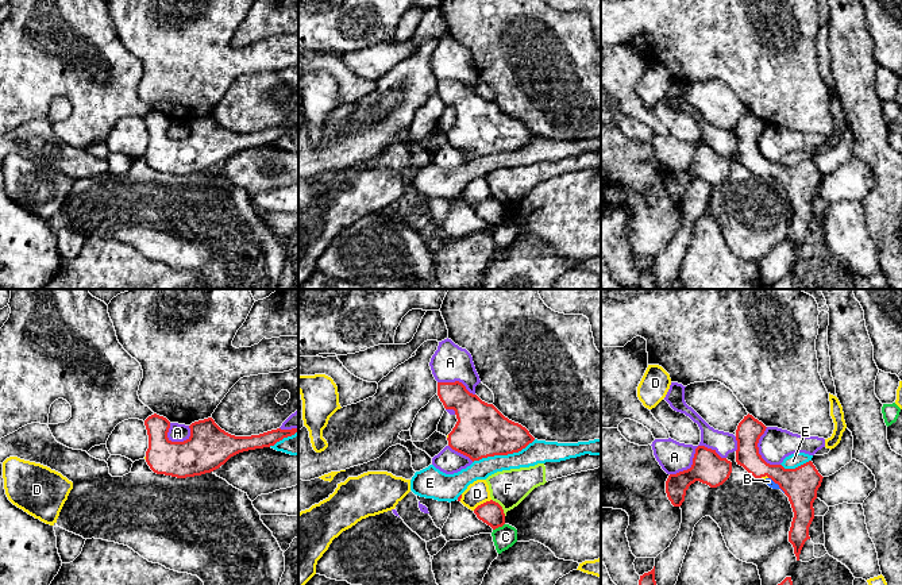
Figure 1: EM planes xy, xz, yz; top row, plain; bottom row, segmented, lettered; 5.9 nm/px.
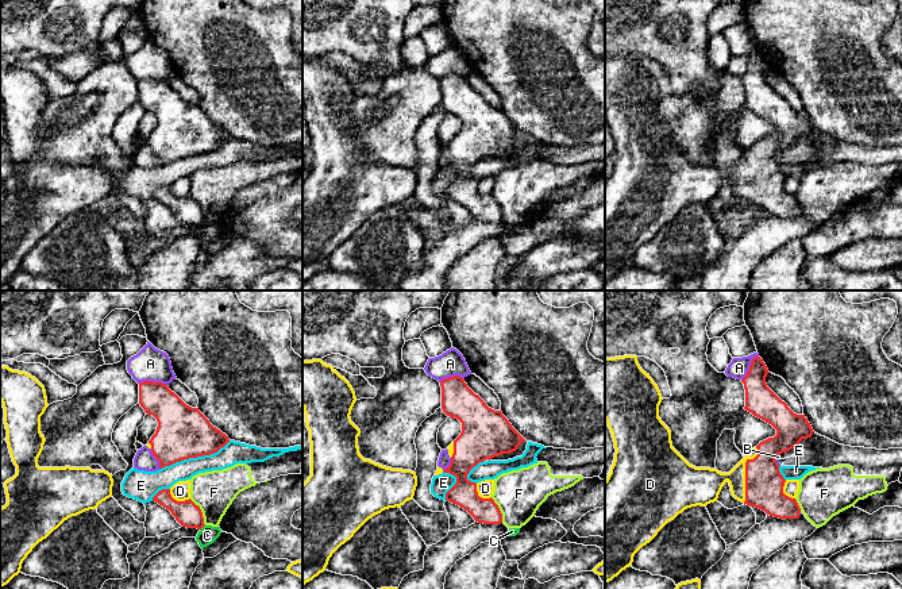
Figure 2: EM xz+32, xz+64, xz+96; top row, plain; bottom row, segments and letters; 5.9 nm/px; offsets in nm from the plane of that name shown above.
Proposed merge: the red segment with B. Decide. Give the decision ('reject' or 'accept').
reject

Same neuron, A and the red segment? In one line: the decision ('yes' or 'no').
no

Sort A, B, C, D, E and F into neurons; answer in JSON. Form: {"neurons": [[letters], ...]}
{"neurons": [["A", "B", "E", "F"], ["C"], ["D"]]}

